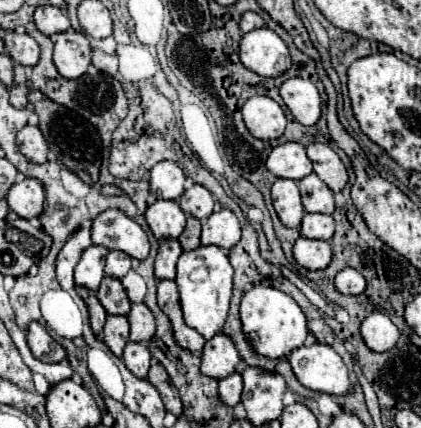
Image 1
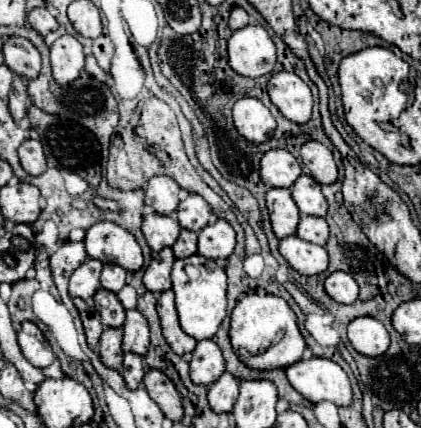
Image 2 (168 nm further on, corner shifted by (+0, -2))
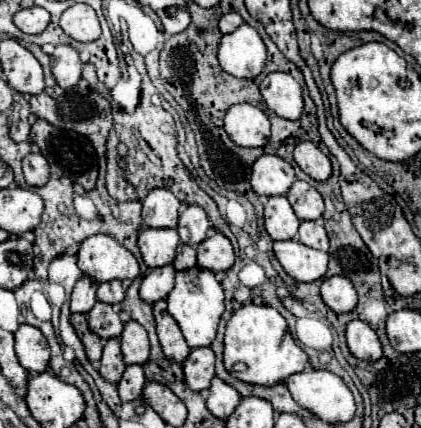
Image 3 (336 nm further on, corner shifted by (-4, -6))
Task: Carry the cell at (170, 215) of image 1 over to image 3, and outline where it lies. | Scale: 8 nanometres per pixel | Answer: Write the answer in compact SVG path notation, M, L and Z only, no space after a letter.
M144 228L138 236L138 250L148 268L162 268L174 262L180 236L170 228Z

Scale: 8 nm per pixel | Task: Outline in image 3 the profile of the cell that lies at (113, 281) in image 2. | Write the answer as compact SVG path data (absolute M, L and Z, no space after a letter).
M110 280L110 282L102 282L98 286L98 292L96 292L98 300L100 302L106 302L106 304L118 304L124 300L124 286L120 280Z

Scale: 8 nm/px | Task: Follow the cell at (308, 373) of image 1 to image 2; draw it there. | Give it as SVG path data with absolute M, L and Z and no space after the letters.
M312 356L310 360L300 360L286 368L286 376L290 384L314 404L322 400L334 402L336 406L352 404L348 374L330 358Z

